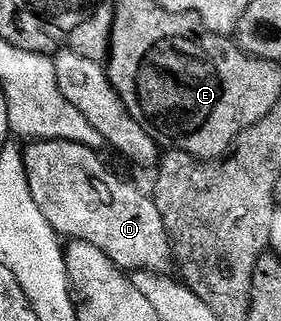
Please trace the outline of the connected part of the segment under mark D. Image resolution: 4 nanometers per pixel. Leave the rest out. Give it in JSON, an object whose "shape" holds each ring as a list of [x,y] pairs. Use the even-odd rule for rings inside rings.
{"shape":[[[41,139],[29,142],[27,147],[22,156],[30,193],[34,195],[38,209],[42,209],[42,217],[50,221],[57,235],[68,241],[86,241],[86,245],[102,249],[102,253],[106,253],[106,257],[110,257],[110,261],[125,273],[164,273],[168,266],[173,266],[172,248],[155,198],[148,196],[147,199],[138,188],[111,175],[96,156],[97,152],[81,143]]]}

